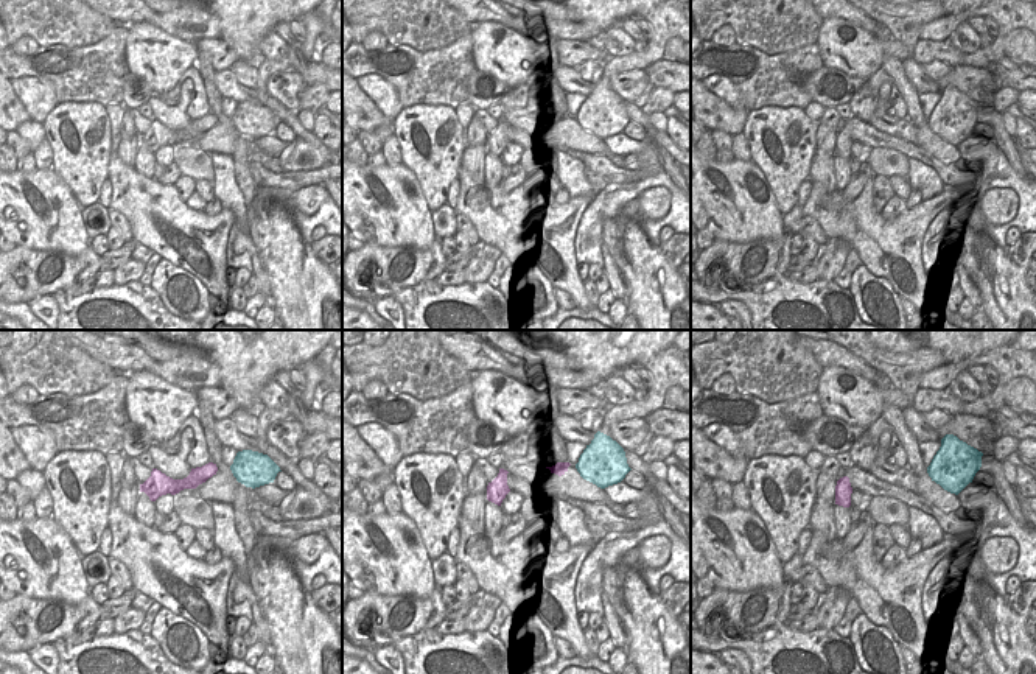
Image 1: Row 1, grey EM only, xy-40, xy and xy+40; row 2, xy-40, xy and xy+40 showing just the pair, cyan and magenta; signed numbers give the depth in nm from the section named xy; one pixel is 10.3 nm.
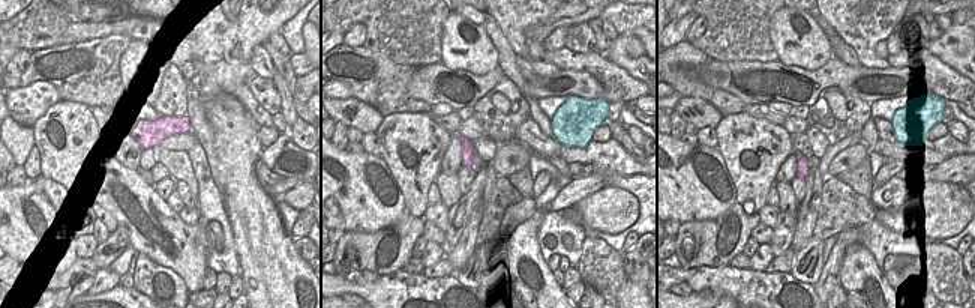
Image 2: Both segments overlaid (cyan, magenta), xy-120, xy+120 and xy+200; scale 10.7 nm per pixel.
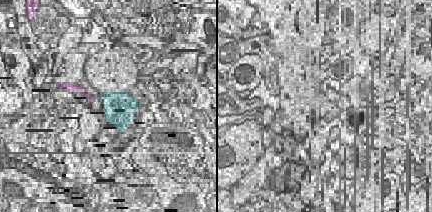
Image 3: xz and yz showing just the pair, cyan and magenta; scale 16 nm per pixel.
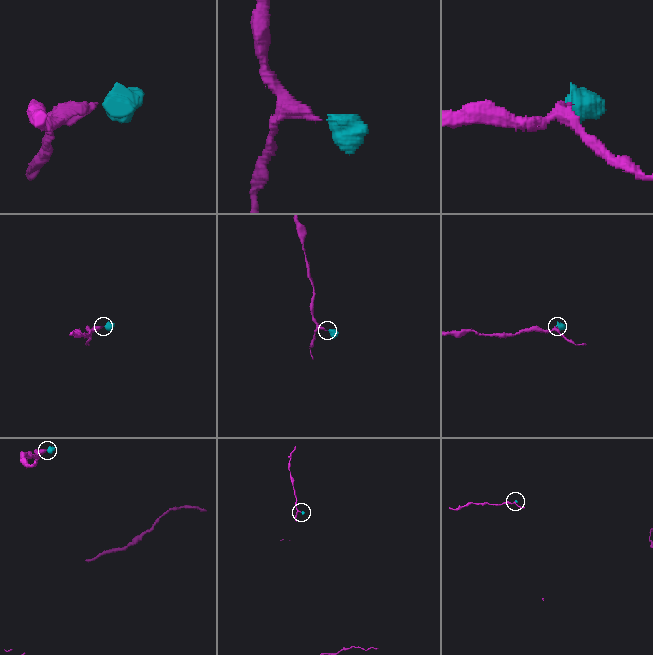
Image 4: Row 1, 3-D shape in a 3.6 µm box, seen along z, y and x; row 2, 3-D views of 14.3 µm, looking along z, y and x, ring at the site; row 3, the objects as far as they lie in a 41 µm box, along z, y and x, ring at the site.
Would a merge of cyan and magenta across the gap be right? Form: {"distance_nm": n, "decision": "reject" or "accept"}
{"distance_nm": 60, "decision": "accept"}

